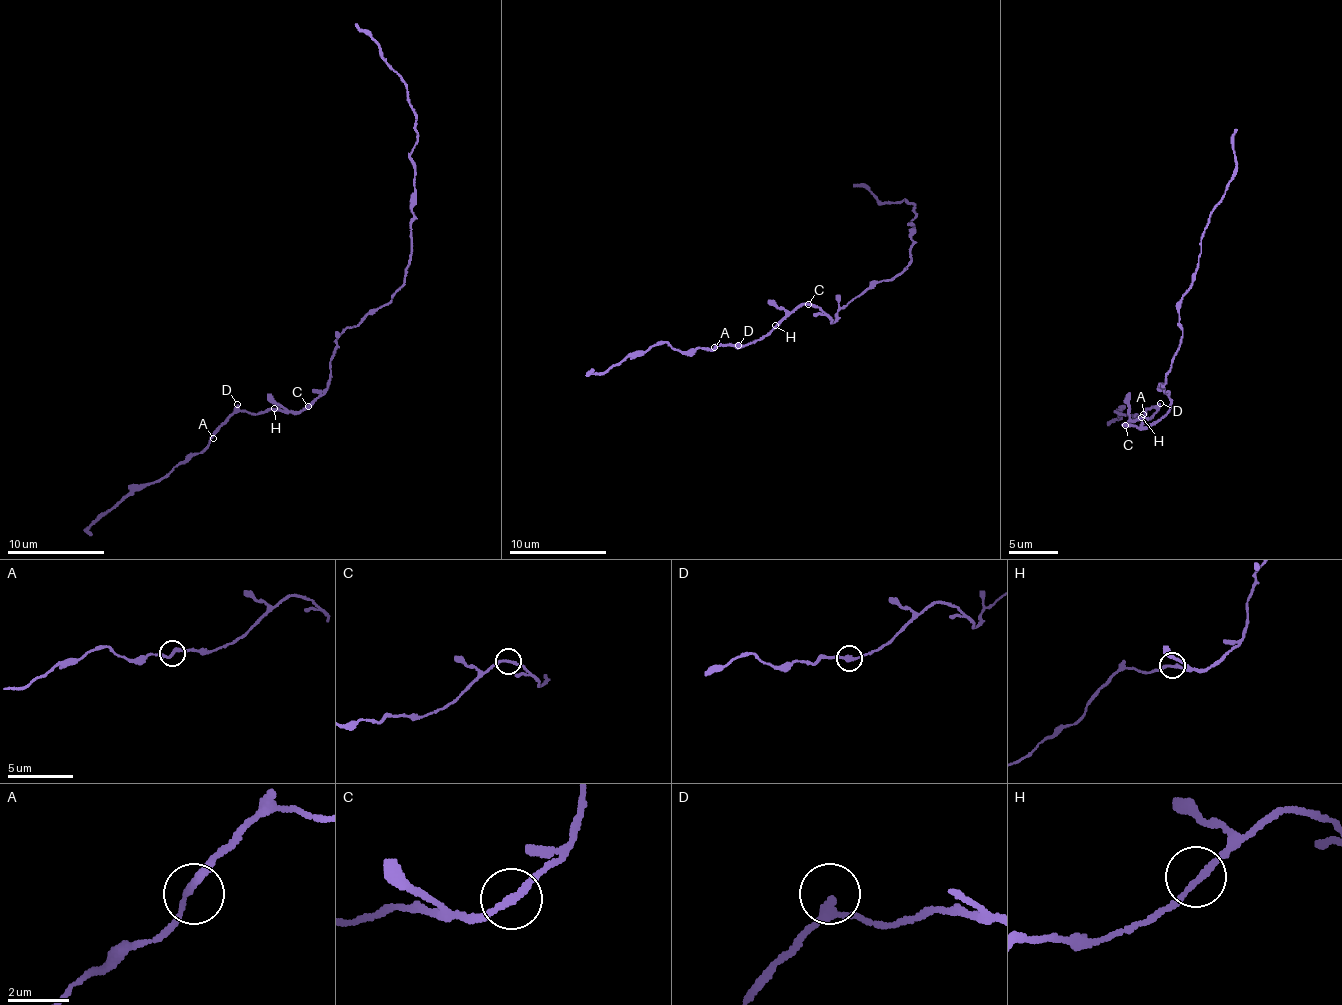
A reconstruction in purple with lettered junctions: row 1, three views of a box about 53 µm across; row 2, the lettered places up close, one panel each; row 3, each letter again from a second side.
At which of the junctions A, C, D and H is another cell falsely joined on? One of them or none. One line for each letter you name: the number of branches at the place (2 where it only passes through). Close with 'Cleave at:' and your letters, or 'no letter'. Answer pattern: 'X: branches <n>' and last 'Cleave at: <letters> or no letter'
Cleave at: no letter

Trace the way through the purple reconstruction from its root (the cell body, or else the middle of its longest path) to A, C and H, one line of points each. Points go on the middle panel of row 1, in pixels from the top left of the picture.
A: (845, 306), (838, 311), (838, 321), (833, 322), (828, 313), (819, 308), (797, 306), (758, 340), (714, 347)
C: (845, 306), (838, 311), (838, 321), (833, 322), (828, 313), (809, 304)
H: (845, 306), (838, 311), (838, 321), (831, 322), (828, 313), (819, 308), (802, 305), (787, 312), (775, 325)

